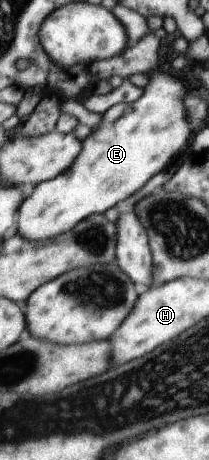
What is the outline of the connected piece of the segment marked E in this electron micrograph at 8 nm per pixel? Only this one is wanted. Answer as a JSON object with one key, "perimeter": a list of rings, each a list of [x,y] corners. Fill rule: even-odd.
{"perimeter":[[[152,33],[147,34],[134,44],[129,45],[125,51],[107,60],[97,60],[88,65],[87,72],[99,77],[108,75],[113,70],[119,76],[129,76],[133,73],[143,73],[147,75],[147,85],[143,87],[143,93],[139,99],[127,104],[115,104],[100,114],[100,122],[90,129],[89,135],[81,141],[81,151],[75,159],[75,163],[60,173],[53,176],[53,179],[45,180],[43,184],[37,184],[31,194],[23,199],[18,208],[18,221],[16,231],[20,237],[30,242],[40,243],[60,233],[69,232],[81,220],[85,220],[93,214],[103,214],[106,209],[113,207],[115,203],[123,201],[131,193],[135,193],[139,187],[143,187],[155,173],[165,169],[170,165],[171,159],[177,157],[179,153],[187,151],[187,141],[191,135],[185,107],[183,107],[183,97],[187,93],[185,85],[163,73],[159,64],[157,65],[157,45],[158,38]]]}

